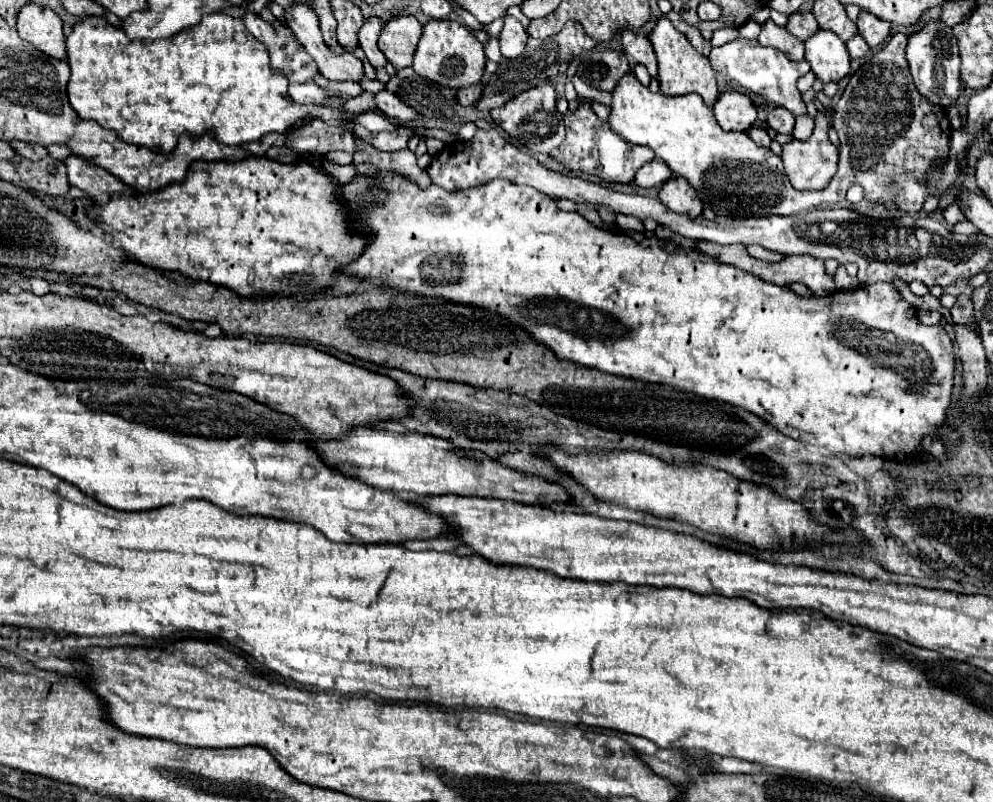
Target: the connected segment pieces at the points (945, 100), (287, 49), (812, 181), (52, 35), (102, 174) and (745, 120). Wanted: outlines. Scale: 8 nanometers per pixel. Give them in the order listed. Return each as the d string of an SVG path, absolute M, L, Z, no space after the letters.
M933 19L933 21L925 23L925 27L919 29L917 33L911 33L909 41L907 41L907 47L905 47L905 59L909 63L915 87L933 105L949 107L959 97L959 89L961 89L959 45L957 45L957 39L953 35L953 29L947 27L943 21Z
M247 11L241 21L247 31L267 47L273 73L281 73L289 83L311 83L315 75L319 75L315 59L303 49L303 45L299 45L297 37L285 23L277 21L273 25L251 11Z
M817 111L813 135L811 135L809 139L805 139L805 141L793 139L793 141L789 141L789 143L783 145L781 159L783 159L783 165L785 165L785 173L787 173L791 185L793 185L797 191L823 189L823 187L827 185L827 181L831 181L831 177L835 175L839 153L837 153L835 145L833 145L833 143L829 141L829 137L827 137L829 127L831 127L829 117L827 117L823 111Z
M37 3L23 5L17 15L17 33L49 57L67 57L63 21L51 7L41 7Z
M69 155L65 159L65 165L67 165L69 183L73 187L79 187L81 191L85 191L89 197L97 197L103 193L105 195L135 193L131 187L123 185L123 181L119 181L117 177L107 173L103 167L83 161L83 157L79 157L79 155Z
M725 91L713 105L713 115L725 131L745 131L757 119L757 109L745 93Z

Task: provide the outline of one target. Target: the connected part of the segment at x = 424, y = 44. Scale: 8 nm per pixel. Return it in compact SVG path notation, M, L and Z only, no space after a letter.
M431 19L423 27L423 35L413 59L413 69L417 75L435 81L443 87L461 89L461 87L477 85L481 81L485 73L485 61L487 59L483 53L483 45L469 33L469 29L465 29L461 23L451 19L443 19L443 21Z

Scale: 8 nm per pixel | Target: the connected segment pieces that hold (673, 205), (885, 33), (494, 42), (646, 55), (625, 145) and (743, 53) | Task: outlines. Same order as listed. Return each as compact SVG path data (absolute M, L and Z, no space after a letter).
M669 179L659 189L659 199L675 213L685 213L689 217L701 215L701 199L697 197L695 189L687 183L687 179Z
M861 11L859 13L857 29L859 29L859 35L869 43L869 47L881 45L891 35L891 27L893 25L889 21L883 21L883 19L875 17L869 11Z
M489 37L487 43L485 43L485 53L487 53L487 59L499 64L503 60L500 52L499 42L497 37Z
M625 29L621 33L621 43L623 43L623 51L635 61L635 63L643 63L651 77L657 75L657 59L655 59L655 51L649 43L649 39L637 31Z
M581 101L577 111L565 113L563 123L565 123L565 129L567 129L567 137L565 137L563 145L559 145L557 149L551 151L551 155L559 163L569 167L571 171L585 171L585 173L597 175L597 177L607 179L607 181L631 183L635 171L641 165L645 165L647 161L655 159L651 149L647 149L643 145L635 145L635 143L619 137L617 133L613 133L611 127L591 111L589 101Z
M743 37L735 39L731 43L725 43L721 47L713 47L711 55L709 55L709 61L711 61L711 67L719 75L723 75L731 81L737 81L745 91L749 91L753 95L759 95L759 97L767 99L769 103L775 103L777 107L789 109L793 115L807 113L805 103L801 99L801 93L797 89L797 79L811 69L807 65L807 61L799 61L799 63L789 61L785 57L785 53L781 53L779 49L763 47L757 41L749 41L749 39L743 39Z

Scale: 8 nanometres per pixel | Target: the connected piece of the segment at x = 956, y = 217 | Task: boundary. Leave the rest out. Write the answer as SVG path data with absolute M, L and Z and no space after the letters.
M949 205L949 207L943 211L943 219L945 219L947 225L953 225L953 223L957 223L957 221L963 221L965 217L963 217L959 205Z

